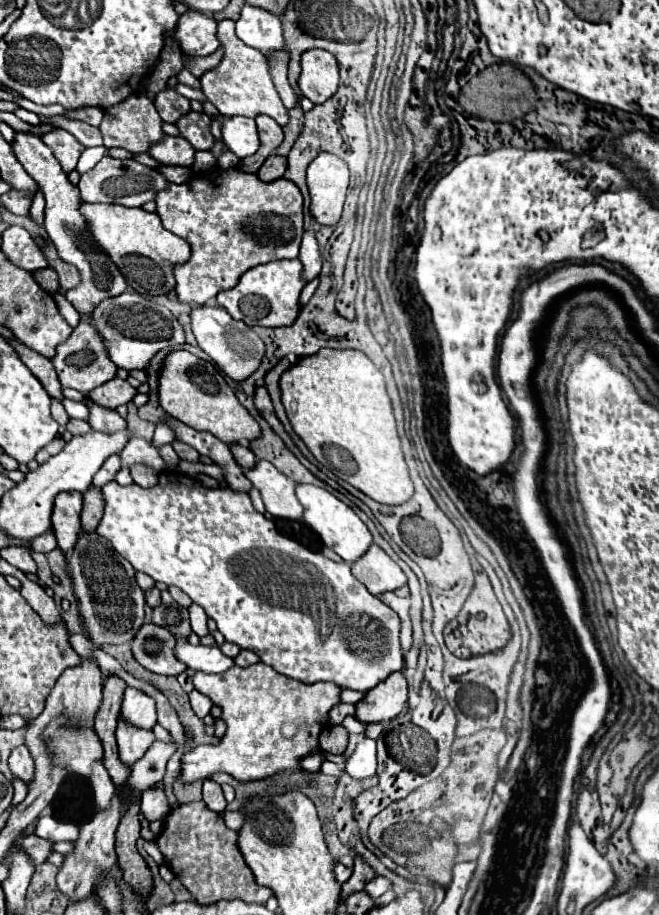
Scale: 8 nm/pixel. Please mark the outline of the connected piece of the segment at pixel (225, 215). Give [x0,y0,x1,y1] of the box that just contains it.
[156,167,302,305]

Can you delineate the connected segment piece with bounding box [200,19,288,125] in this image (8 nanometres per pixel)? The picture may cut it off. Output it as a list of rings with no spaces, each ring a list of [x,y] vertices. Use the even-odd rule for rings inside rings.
[[[232,19],[218,21],[218,41],[220,41],[220,47],[224,49],[224,57],[220,59],[220,63],[214,69],[210,69],[208,73],[204,73],[200,77],[202,91],[204,91],[206,99],[222,115],[256,117],[256,115],[264,113],[264,115],[270,115],[276,123],[286,125],[288,123],[288,113],[286,113],[286,107],[280,101],[278,91],[274,89],[274,83],[272,83],[270,75],[268,75],[264,55],[258,49],[238,41],[238,35],[236,35],[234,27],[236,27],[236,23]]]

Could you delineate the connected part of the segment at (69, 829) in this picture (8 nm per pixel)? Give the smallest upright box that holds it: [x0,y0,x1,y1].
[34,815,78,841]

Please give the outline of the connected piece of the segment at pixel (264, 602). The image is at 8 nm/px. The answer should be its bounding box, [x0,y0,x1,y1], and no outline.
[96,471,402,693]

